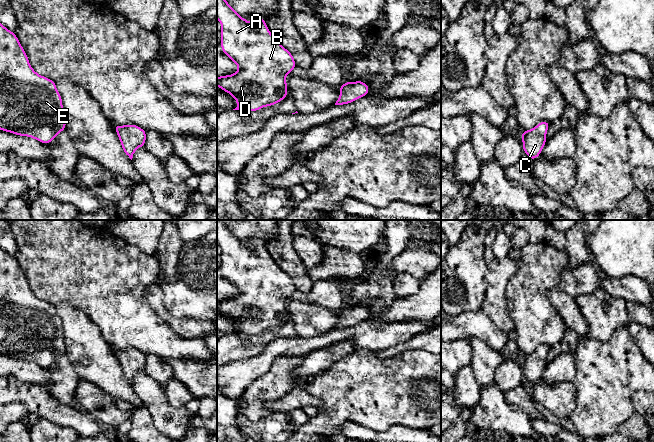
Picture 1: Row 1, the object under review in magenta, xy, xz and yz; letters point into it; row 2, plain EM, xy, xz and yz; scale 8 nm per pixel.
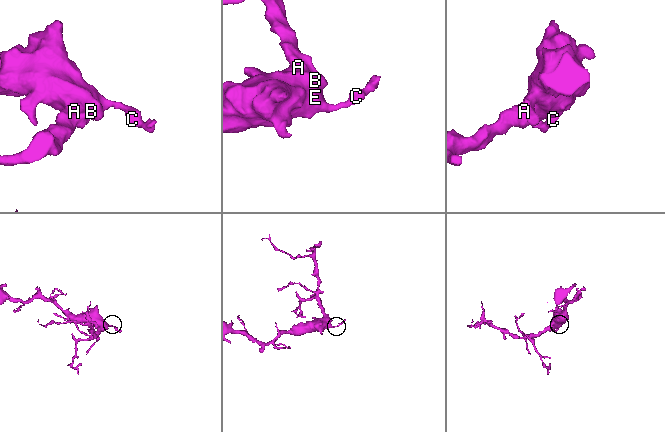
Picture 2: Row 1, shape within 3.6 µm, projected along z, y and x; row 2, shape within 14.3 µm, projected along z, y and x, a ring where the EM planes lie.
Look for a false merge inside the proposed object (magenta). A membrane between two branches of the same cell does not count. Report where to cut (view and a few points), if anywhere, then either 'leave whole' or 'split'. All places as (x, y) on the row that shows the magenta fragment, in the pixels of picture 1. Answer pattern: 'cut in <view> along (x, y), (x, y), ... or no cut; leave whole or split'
no cut; leave whole

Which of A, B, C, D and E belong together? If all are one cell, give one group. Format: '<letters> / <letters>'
A B C D E

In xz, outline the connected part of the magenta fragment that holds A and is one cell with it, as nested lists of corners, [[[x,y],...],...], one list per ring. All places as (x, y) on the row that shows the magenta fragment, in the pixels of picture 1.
[[[217,0],[217,20],[222,26],[221,49],[238,66],[236,73],[217,77],[217,86],[237,100],[237,107],[233,110],[245,113],[258,111],[286,99],[288,86],[285,77],[296,67],[296,62],[271,34],[265,20],[254,15],[254,23],[250,23],[226,0]]]

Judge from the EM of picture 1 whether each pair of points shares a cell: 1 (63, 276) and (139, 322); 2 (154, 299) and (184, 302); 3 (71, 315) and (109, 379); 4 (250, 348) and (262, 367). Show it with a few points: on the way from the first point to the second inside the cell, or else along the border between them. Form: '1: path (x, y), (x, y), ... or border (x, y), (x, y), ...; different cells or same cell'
1: path (80, 289), (105, 289), (120, 304); same cell
2: border (156, 282), (164, 306), (180, 317); different cells
3: path (79, 331), (86, 350), (97, 363); same cell
4: border (273, 340), (258, 354), (232, 361); different cells

